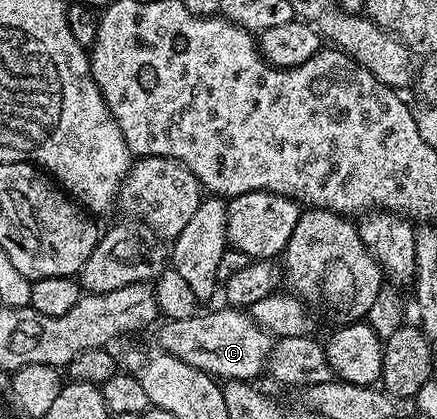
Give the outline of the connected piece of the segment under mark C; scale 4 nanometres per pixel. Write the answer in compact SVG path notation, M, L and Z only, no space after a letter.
M223 308L197 312L186 320L168 320L160 330L159 349L178 356L182 364L211 374L216 380L246 382L256 380L265 373L268 356L272 352L273 335L267 334L252 318L251 313L240 308Z

